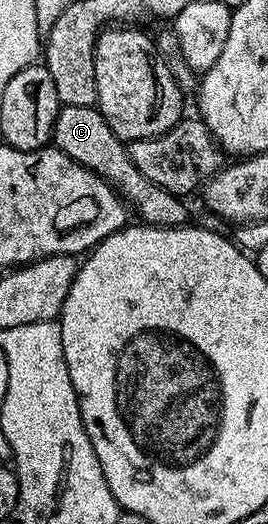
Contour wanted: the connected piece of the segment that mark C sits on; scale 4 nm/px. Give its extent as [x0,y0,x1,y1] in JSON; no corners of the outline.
[53,106,187,227]

